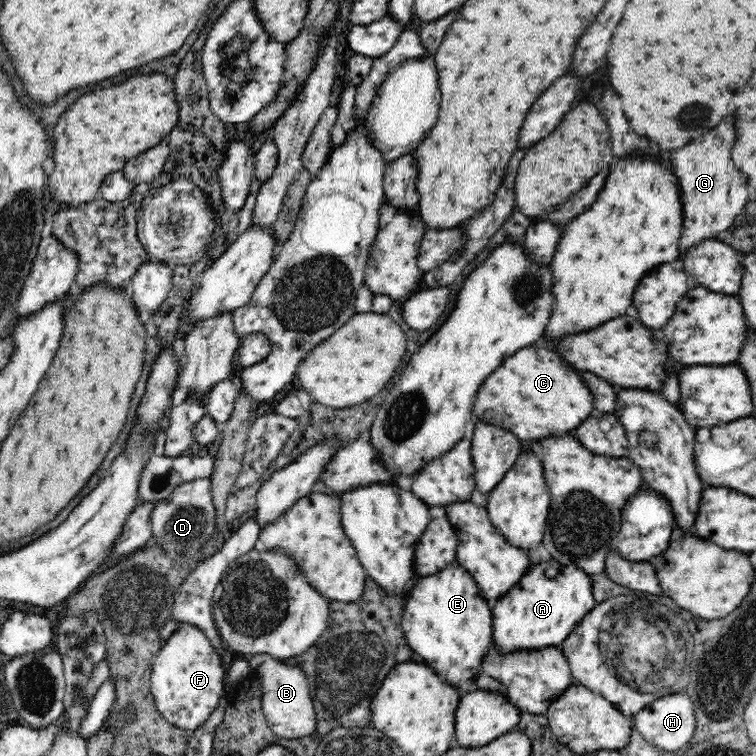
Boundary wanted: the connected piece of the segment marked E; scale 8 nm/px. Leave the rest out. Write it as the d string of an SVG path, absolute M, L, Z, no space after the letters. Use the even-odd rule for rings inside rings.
M454 562L444 570L418 580L402 614L402 630L408 646L426 662L446 684L458 688L462 682L474 682L482 673L482 662L493 644L493 616L491 603L480 593L476 581L462 565Z

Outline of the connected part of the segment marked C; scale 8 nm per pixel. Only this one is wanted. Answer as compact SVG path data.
M538 344L517 350L513 356L506 358L502 365L494 370L484 382L472 408L472 420L494 423L505 430L510 430L521 441L531 441L552 437L553 435L568 434L578 428L592 415L594 400L582 378L566 364L554 350L550 352L545 345Z

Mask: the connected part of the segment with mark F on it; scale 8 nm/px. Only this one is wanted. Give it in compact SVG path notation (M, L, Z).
M182 623L180 628L163 642L162 648L160 648L151 664L150 691L153 694L156 708L163 718L191 735L194 730L204 726L208 716L216 710L221 698L226 695L223 685L224 677L225 668L210 639L197 626Z

